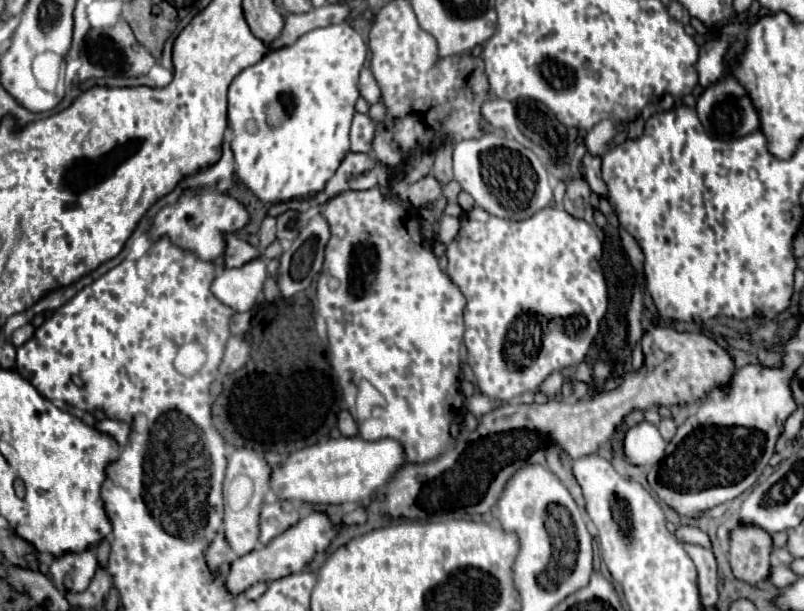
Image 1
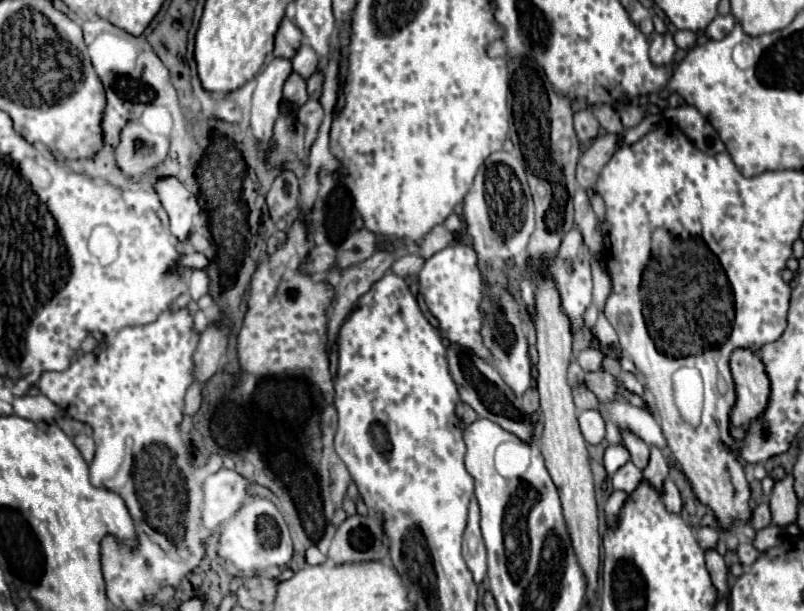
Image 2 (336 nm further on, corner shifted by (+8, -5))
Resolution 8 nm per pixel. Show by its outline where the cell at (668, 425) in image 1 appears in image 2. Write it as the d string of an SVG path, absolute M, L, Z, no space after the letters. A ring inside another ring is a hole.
M665 478L663 482L663 502L665 506L671 510L671 512L681 512L681 496L679 496L679 490L675 486L675 482L671 478Z

